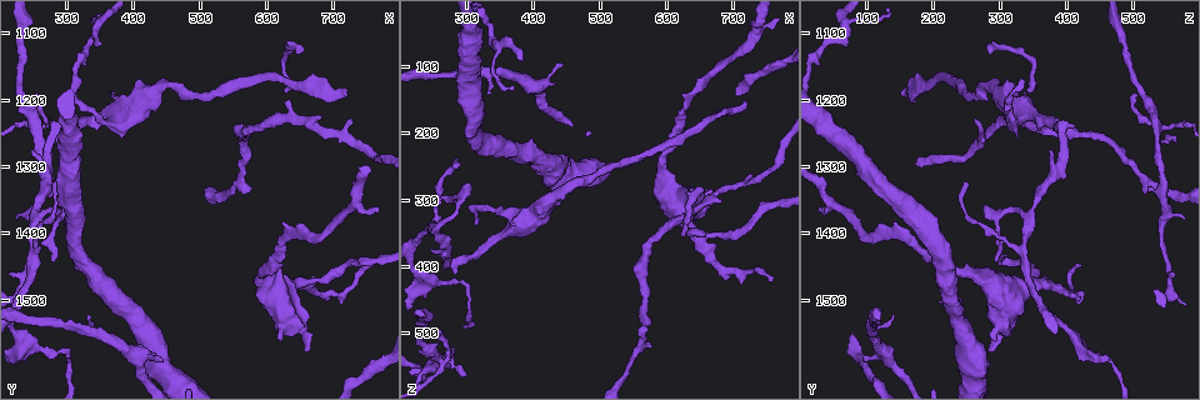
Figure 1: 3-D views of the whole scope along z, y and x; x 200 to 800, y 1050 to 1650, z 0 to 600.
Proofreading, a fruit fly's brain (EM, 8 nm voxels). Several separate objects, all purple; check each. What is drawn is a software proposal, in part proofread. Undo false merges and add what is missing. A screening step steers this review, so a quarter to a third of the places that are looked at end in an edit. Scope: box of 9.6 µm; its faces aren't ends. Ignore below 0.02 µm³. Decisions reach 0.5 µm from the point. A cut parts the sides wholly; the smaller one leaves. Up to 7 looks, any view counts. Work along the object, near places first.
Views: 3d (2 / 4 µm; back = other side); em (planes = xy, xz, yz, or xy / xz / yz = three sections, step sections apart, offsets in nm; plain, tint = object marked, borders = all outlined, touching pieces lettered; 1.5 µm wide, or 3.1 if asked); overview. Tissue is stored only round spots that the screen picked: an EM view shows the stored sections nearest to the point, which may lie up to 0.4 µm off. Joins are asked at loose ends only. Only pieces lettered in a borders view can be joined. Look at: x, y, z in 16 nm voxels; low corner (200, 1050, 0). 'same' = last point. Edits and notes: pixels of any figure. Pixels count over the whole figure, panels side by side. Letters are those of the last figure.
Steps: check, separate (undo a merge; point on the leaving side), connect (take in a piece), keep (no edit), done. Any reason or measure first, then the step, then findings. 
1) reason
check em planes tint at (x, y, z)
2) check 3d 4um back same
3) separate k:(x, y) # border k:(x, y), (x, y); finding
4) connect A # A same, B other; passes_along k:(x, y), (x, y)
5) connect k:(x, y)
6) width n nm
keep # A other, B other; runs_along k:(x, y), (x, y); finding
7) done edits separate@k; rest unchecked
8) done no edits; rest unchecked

thin end
check em planes tint at (315, 1165, 335)

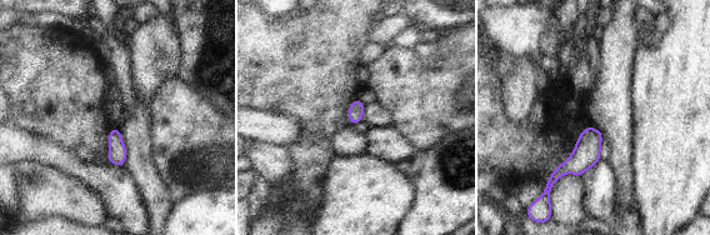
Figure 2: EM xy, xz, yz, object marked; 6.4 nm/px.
what lies round it
check em planes borders same

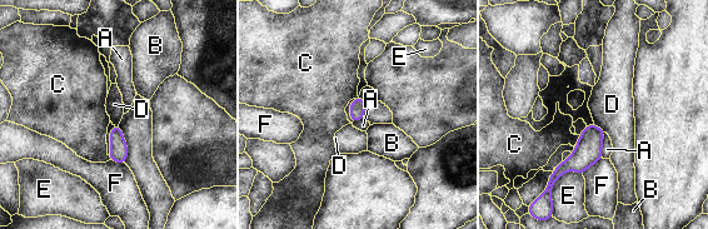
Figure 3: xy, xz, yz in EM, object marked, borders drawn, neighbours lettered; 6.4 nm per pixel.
width 100 nm
keep # A other, B other, C other, D other, E other, F other; border 3:(594, 124), (604, 132); no lettered piece goes on from it

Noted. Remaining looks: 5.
check em planes tint at (250, 1365, 350)

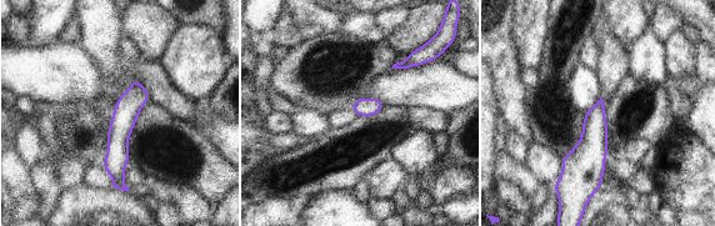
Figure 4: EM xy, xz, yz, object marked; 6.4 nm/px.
what lies round it
check em planes borders same

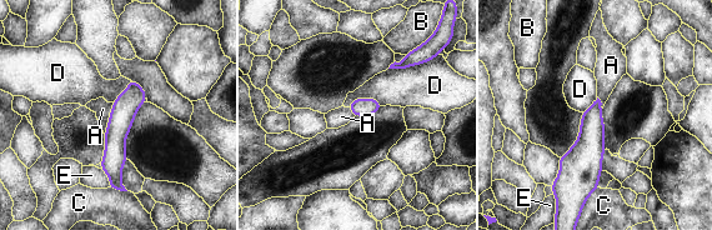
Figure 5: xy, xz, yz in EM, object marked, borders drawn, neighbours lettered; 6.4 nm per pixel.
keep # A other, B other, C other, D other, E other; border 5:(114, 103), (104, 133); one neuron here

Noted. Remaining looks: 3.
branch stops here
check 3d 2um at (710, 1185, 150)

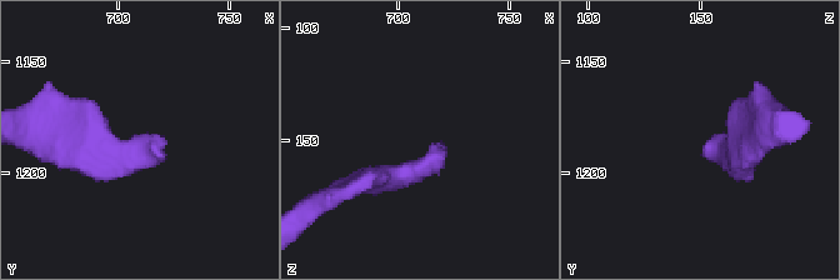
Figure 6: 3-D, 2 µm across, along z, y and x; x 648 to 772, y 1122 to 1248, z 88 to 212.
check em planes borders at (715, 1187, 151)

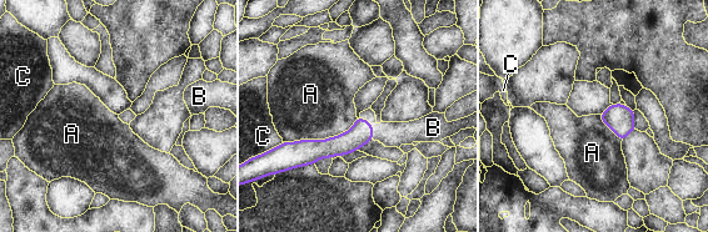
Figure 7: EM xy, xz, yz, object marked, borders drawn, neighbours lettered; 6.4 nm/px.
width 150 nm; longest_contact A 500 nm
connect B # A other, B same, C other; the neuron continues

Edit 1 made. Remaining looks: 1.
done edits connect@7; rest unchecked

